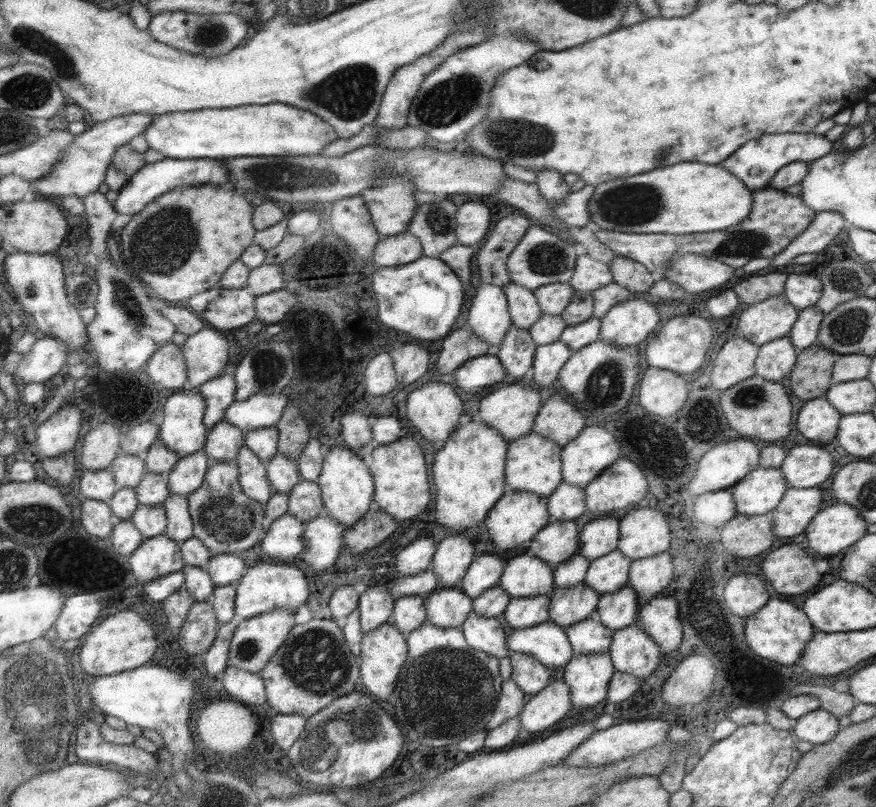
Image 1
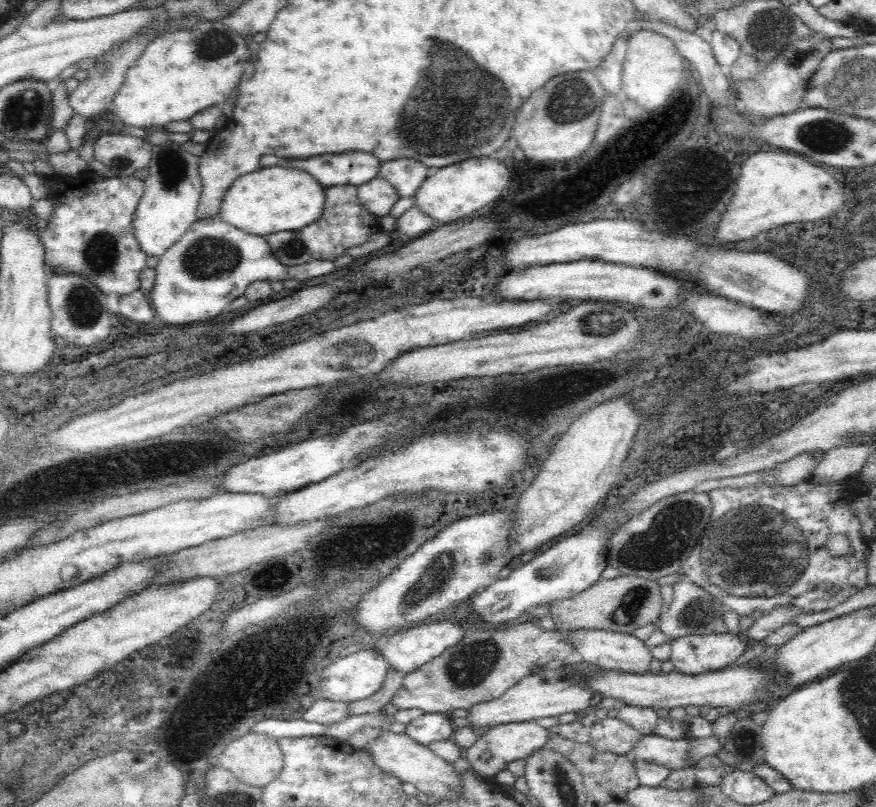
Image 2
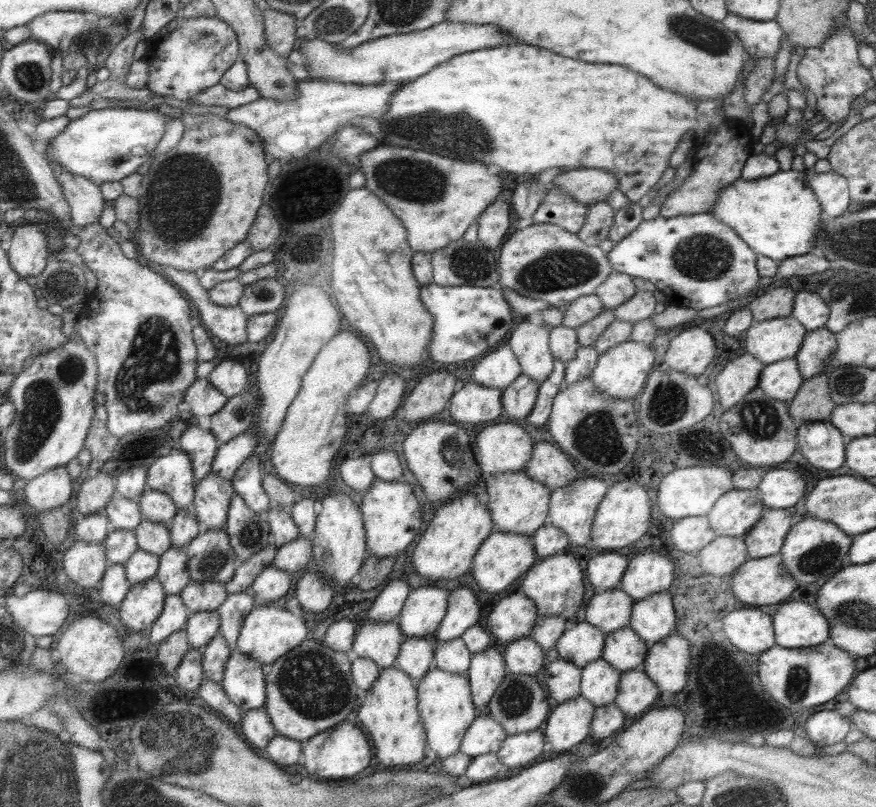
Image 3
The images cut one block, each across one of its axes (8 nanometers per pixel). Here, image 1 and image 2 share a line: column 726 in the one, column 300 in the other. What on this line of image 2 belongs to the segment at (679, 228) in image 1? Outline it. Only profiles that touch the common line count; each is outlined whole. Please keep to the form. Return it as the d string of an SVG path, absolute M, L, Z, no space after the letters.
M272 165L259 167L232 182L224 192L219 218L230 227L252 236L292 231L311 224L324 211L324 187L306 171L294 167Z

